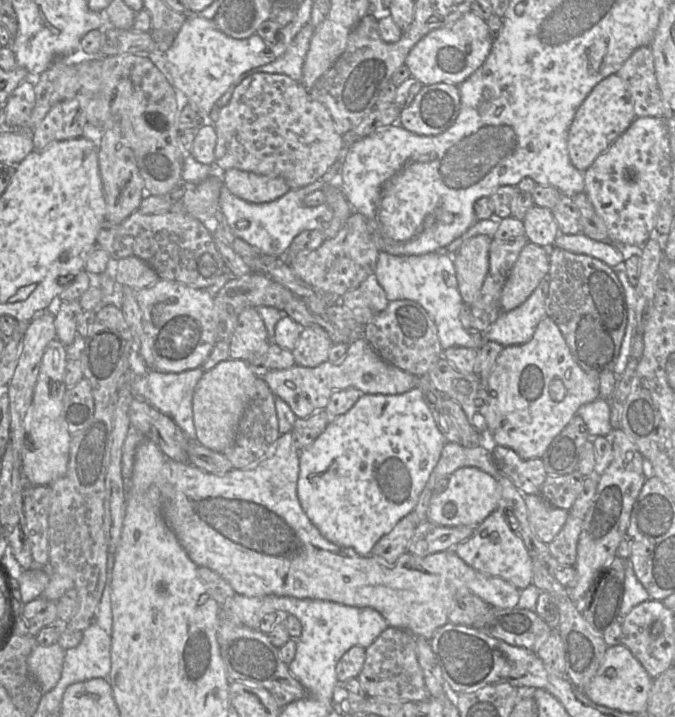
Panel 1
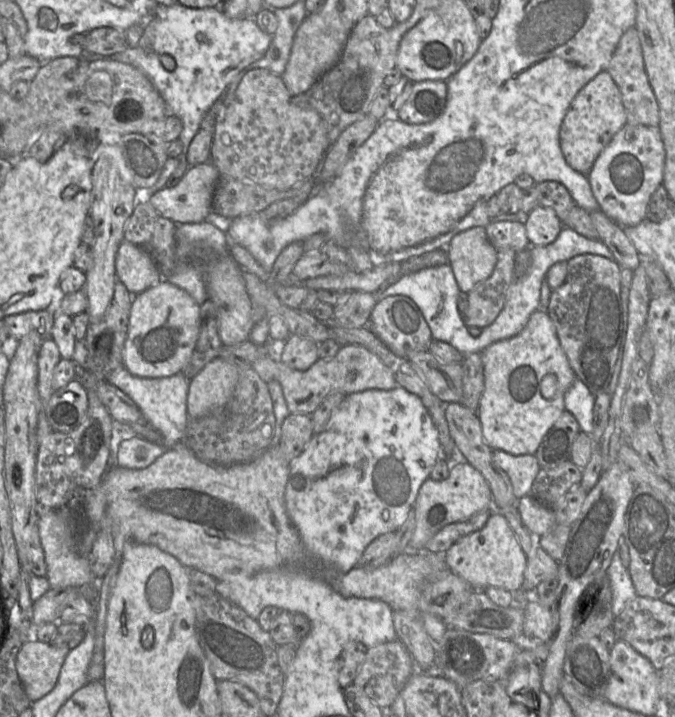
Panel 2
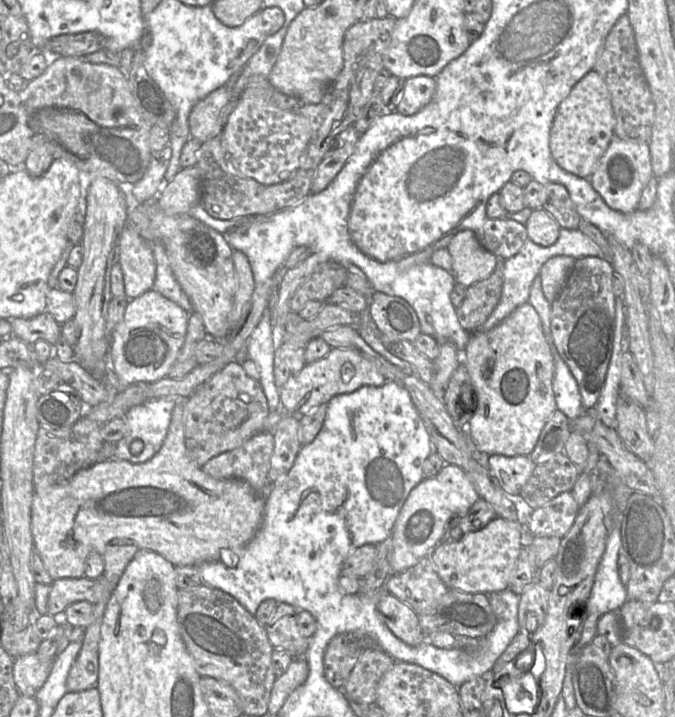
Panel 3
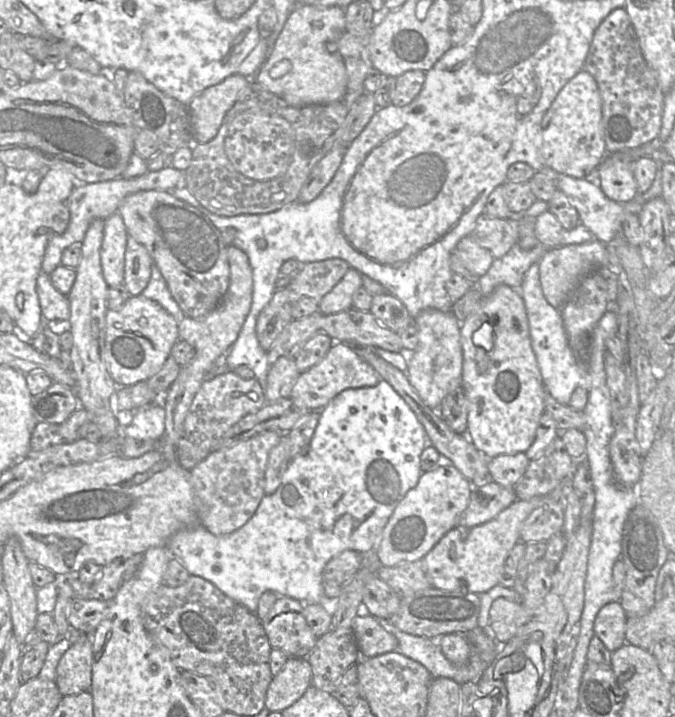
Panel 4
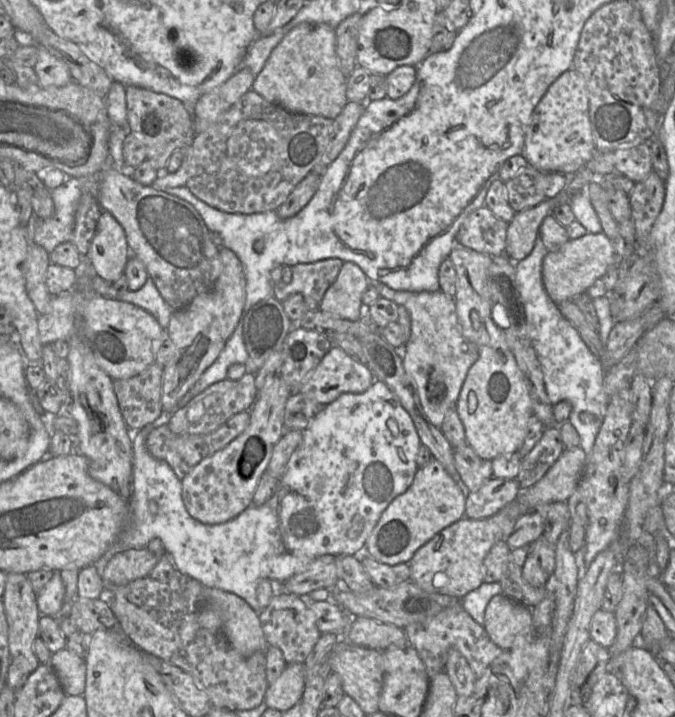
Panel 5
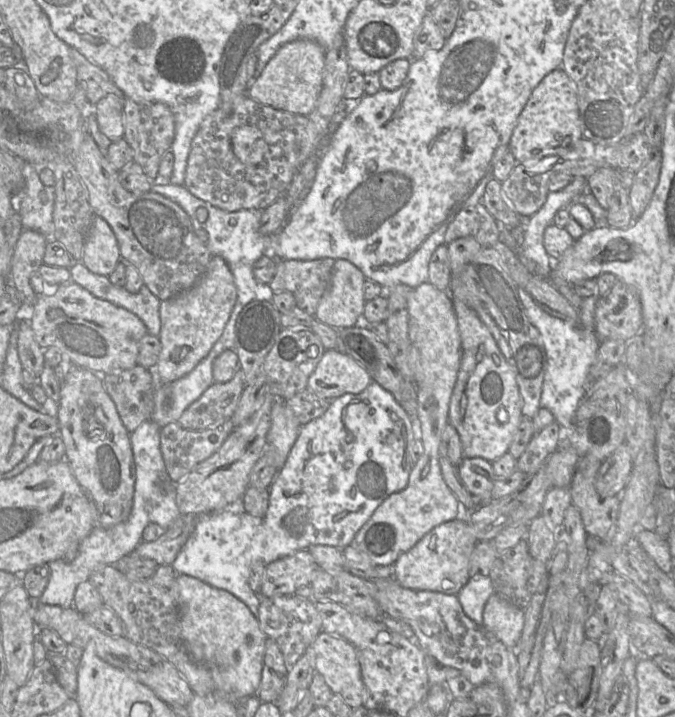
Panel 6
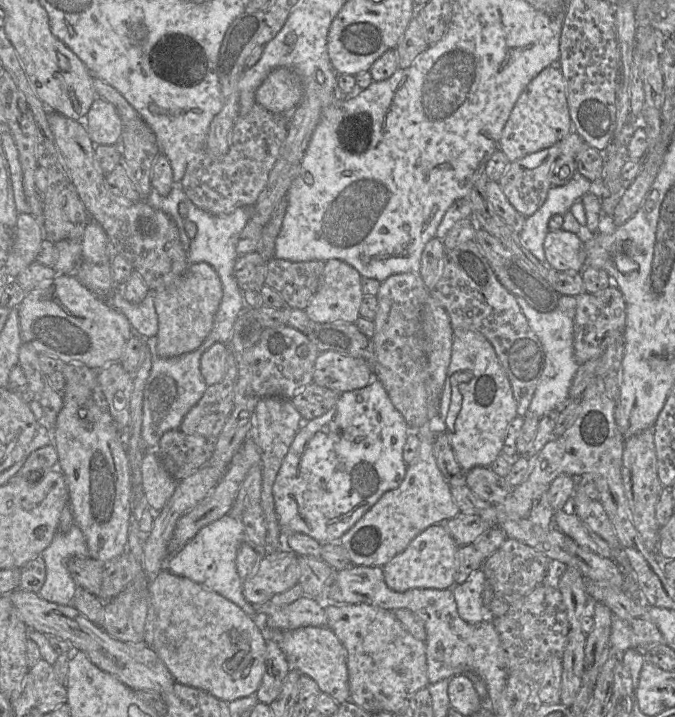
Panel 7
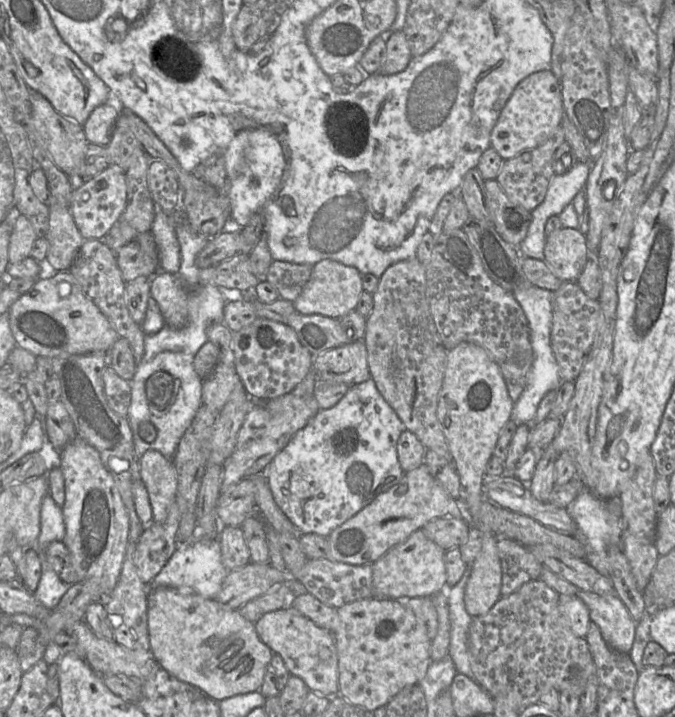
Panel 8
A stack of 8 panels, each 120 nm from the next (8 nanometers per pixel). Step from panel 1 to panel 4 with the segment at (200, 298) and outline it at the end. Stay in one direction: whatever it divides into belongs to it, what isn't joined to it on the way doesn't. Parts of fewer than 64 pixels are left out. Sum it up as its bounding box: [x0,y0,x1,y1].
[104,294,178,386]

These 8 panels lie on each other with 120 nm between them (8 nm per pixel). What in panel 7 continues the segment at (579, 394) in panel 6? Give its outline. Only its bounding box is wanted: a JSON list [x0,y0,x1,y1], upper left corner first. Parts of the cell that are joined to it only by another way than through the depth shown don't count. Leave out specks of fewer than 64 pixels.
[515,295,579,418]

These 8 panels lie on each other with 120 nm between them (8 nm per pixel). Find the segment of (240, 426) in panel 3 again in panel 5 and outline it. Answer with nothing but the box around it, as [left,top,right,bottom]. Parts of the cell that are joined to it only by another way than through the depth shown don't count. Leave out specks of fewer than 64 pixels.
[168,373,258,434]

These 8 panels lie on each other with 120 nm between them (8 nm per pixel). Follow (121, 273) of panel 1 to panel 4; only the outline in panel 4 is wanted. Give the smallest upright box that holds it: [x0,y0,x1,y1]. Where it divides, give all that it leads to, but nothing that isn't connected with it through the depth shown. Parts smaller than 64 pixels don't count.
[124,235,153,296]

